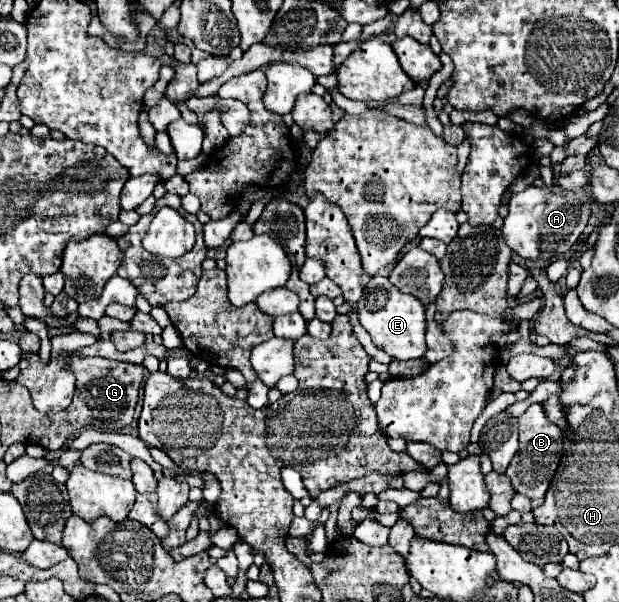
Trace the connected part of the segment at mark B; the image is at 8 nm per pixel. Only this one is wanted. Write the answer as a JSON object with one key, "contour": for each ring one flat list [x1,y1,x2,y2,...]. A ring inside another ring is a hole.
{"contour":[[532,403,524,415,518,417,518,431,520,431,520,447,516,455,512,457,512,463,508,465,508,479,512,481,512,487,530,499,544,497,548,491,548,485,558,469,558,463,562,459,564,451,564,431,548,419,544,413,542,403]]}

